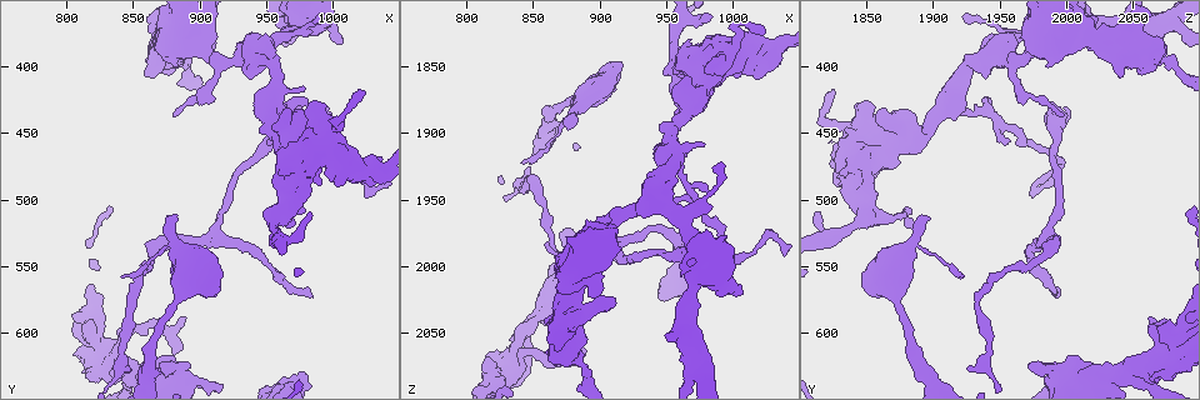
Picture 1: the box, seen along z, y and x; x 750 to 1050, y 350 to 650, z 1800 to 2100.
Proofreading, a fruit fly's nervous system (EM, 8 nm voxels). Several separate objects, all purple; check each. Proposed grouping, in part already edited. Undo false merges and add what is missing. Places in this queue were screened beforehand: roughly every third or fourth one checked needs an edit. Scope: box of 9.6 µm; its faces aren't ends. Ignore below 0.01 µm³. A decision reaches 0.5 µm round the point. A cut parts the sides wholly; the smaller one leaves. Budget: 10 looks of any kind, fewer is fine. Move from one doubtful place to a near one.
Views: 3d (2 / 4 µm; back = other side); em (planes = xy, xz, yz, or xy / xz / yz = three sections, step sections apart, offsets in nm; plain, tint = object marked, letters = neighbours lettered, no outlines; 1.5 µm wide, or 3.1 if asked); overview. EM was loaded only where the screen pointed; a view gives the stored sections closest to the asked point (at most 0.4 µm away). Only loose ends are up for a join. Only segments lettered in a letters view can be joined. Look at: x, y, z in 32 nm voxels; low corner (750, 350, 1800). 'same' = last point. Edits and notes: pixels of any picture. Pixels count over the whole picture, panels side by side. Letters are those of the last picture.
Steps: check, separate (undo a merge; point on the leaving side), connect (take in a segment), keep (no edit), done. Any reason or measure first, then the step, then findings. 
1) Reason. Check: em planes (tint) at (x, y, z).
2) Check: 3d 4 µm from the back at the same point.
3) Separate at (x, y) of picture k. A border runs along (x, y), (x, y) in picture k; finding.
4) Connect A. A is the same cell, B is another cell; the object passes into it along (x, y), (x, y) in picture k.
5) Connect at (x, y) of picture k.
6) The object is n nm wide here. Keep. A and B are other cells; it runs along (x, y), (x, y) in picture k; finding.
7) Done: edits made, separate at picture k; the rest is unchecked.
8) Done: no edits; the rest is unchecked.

Check: em xy step 4 (letters) at (984, 572, 1990).

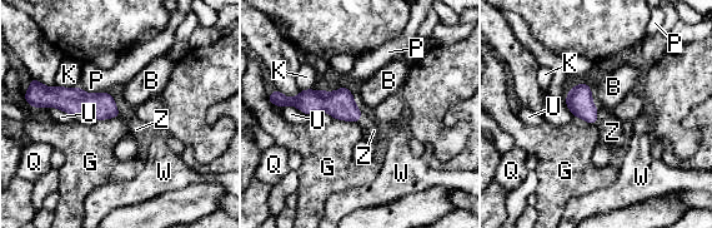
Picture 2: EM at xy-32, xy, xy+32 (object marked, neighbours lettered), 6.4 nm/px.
Cut it another way. Check: em planes (letters) at the same point.

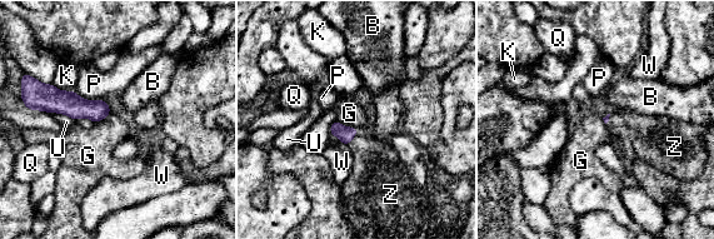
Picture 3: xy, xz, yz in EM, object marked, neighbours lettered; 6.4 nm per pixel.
The longest contact is with P, 220 nm. Connect Z. Z is the same cell, B, G, K, P, Q, U and W are other cells; the neuron continues.

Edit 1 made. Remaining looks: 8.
Check: 3d 4 µm at (1000, 448, 1836).

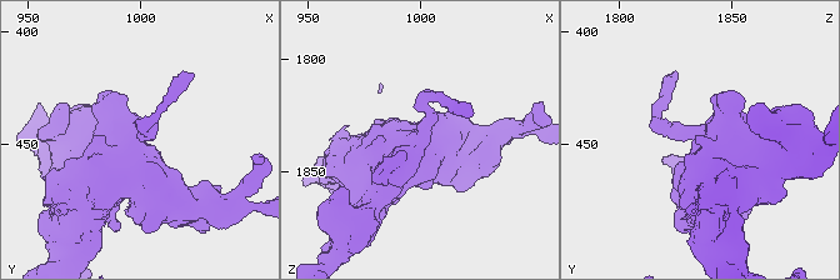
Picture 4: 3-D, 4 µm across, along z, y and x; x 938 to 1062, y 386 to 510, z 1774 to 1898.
Check: em 3.1 µm planes (tint) at (999, 447, 1836).

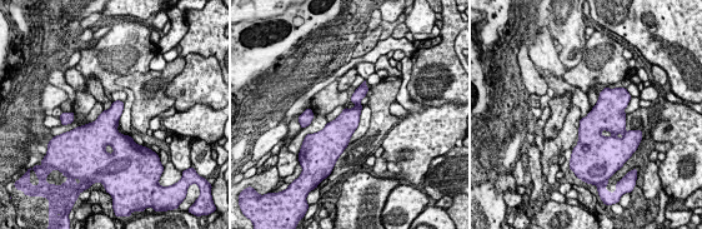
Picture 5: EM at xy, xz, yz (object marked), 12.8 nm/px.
See the neighbours. Check: em 3.1 µm planes (letters) at the same point.

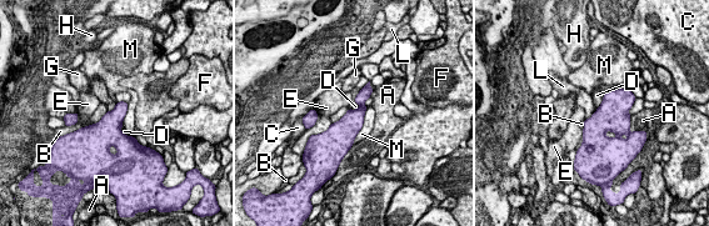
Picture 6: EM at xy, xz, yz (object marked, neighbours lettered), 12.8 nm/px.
Keep. A, B, C, D, E, F, G, H, L and M are other cells; a border runs along (604, 94), (603, 101), (597, 109) in picture 6; continuous, no second neuron.

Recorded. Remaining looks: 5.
Tapers out. Check: em yz step 4 (tint) at (876, 512, 1896).

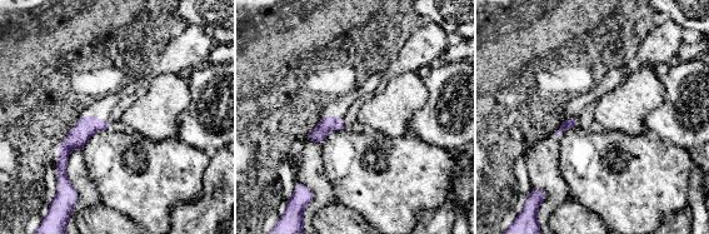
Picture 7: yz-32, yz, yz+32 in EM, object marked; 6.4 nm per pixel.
Check: em planes (letters) at the same point.

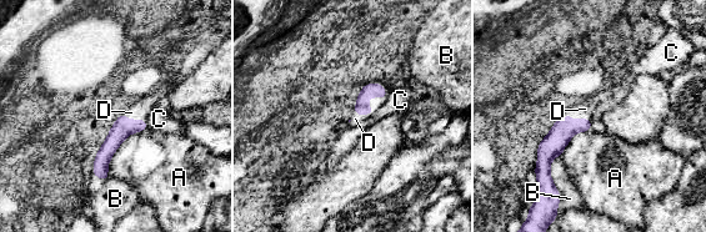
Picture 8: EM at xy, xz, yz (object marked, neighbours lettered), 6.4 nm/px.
Connect D. D is the same cell, A, B and C are other cells; it goes on there.

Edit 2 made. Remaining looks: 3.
Done: edits made, connect at picture 3, connect at picture 8; the rest is unchecked.

